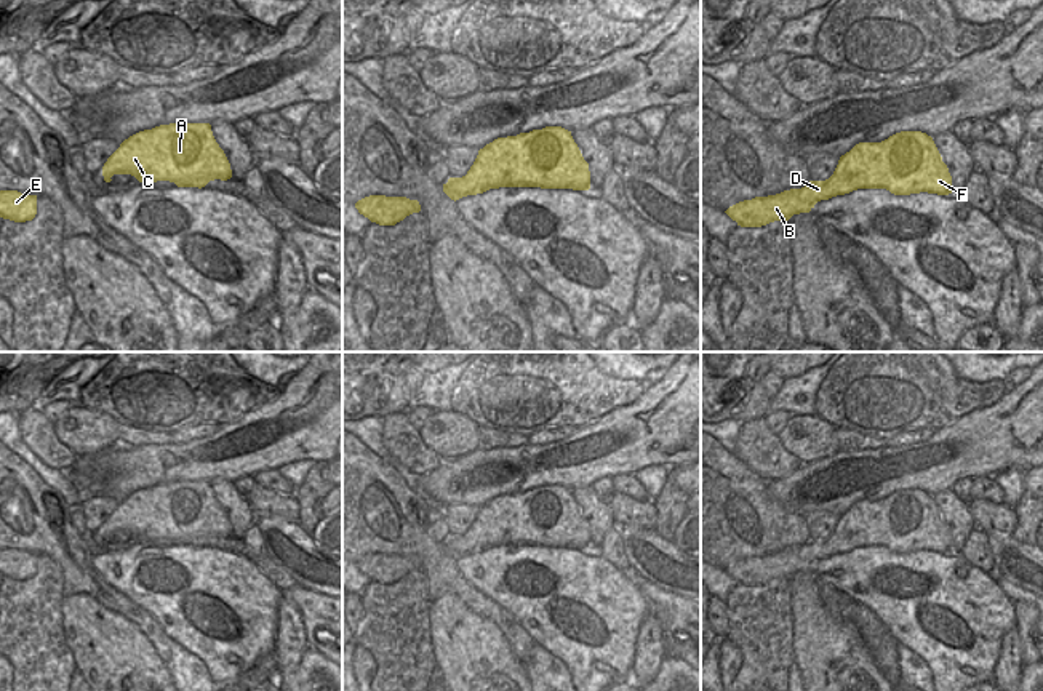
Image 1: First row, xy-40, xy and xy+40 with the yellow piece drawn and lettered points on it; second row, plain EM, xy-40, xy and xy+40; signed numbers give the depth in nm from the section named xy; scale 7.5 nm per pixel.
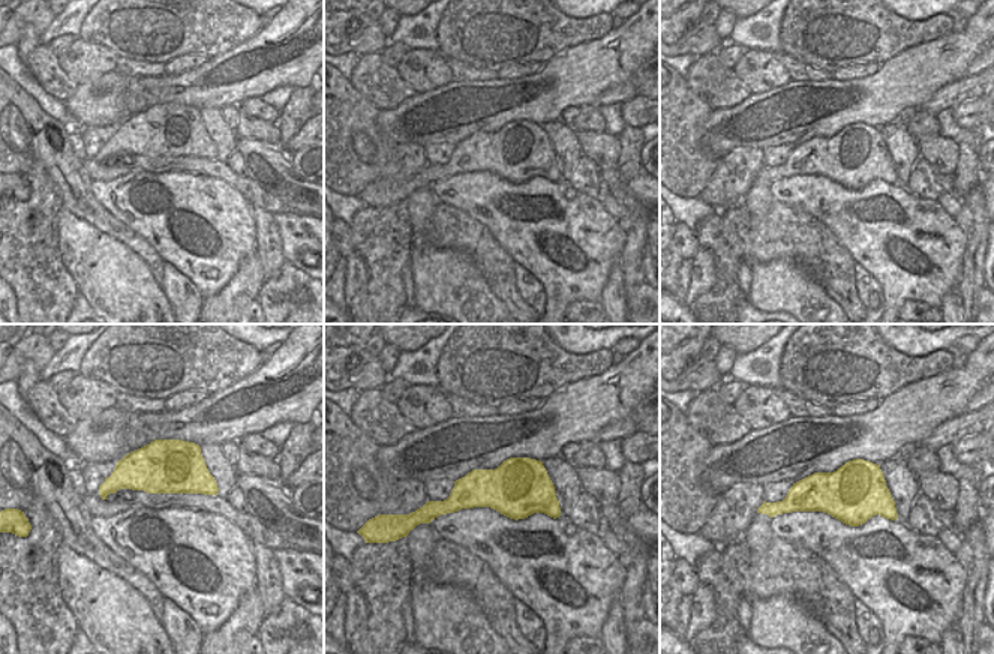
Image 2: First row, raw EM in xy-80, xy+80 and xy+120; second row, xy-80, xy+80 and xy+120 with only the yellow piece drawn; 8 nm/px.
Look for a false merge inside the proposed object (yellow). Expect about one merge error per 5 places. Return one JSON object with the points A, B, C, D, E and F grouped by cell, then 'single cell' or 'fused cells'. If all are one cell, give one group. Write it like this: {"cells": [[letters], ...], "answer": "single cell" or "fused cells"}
{"cells": [["A", "B", "C", "D", "E", "F"]], "answer": "single cell"}

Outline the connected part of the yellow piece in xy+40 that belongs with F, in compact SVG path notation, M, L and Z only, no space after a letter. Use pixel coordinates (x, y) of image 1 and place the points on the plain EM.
M901 489L881 501L856 502L840 515L825 539L744 558L725 571L741 585L761 585L809 571L817 560L857 547L886 547L894 553L953 550L952 534L933 496L921 489Z

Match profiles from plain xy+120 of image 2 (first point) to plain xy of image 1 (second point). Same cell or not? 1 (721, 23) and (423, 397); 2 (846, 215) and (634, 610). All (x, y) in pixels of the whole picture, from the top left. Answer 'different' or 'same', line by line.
1: different
2: same

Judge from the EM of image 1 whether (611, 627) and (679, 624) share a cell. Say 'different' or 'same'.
different

